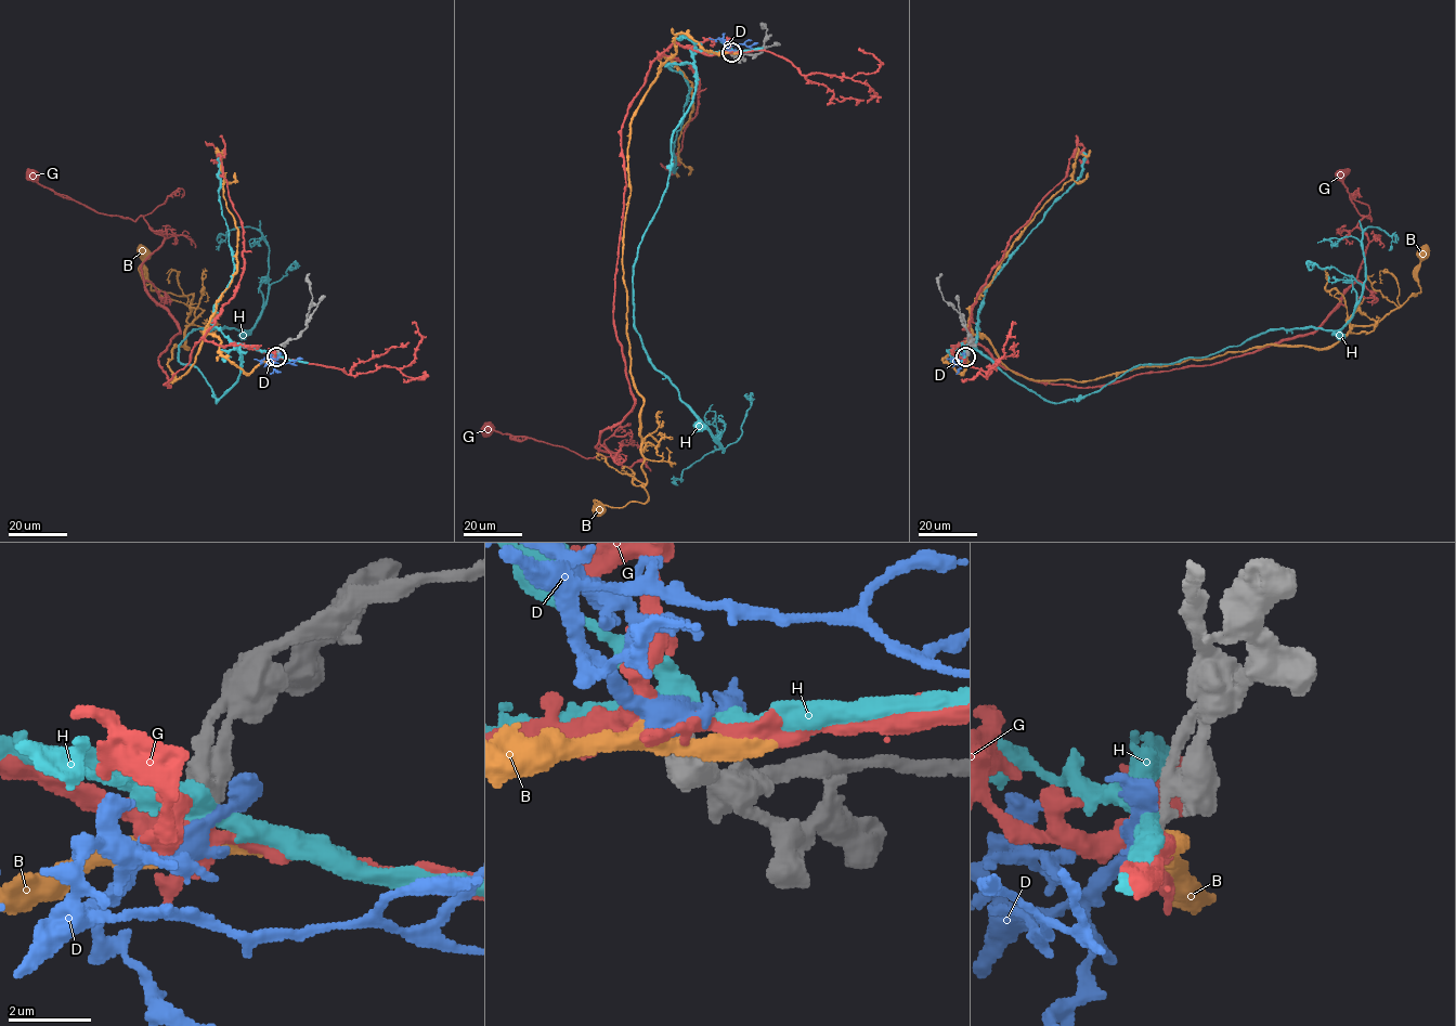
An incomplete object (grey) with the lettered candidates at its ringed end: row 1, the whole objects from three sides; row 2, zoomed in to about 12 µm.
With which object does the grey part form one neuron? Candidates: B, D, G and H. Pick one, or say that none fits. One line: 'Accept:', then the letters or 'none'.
Accept: D

